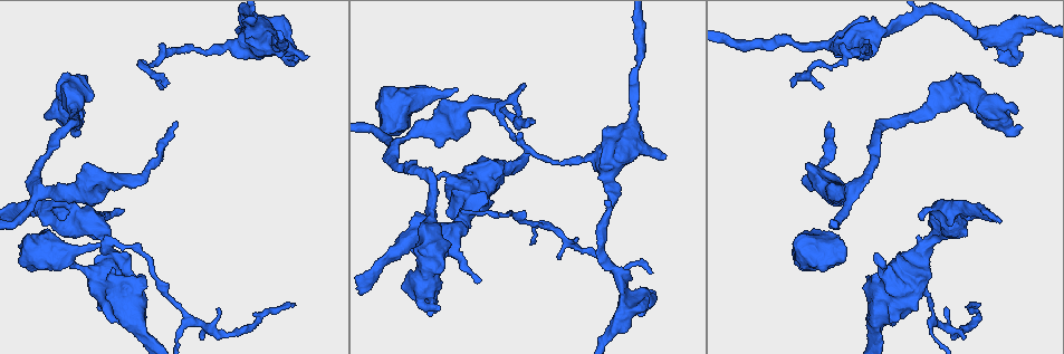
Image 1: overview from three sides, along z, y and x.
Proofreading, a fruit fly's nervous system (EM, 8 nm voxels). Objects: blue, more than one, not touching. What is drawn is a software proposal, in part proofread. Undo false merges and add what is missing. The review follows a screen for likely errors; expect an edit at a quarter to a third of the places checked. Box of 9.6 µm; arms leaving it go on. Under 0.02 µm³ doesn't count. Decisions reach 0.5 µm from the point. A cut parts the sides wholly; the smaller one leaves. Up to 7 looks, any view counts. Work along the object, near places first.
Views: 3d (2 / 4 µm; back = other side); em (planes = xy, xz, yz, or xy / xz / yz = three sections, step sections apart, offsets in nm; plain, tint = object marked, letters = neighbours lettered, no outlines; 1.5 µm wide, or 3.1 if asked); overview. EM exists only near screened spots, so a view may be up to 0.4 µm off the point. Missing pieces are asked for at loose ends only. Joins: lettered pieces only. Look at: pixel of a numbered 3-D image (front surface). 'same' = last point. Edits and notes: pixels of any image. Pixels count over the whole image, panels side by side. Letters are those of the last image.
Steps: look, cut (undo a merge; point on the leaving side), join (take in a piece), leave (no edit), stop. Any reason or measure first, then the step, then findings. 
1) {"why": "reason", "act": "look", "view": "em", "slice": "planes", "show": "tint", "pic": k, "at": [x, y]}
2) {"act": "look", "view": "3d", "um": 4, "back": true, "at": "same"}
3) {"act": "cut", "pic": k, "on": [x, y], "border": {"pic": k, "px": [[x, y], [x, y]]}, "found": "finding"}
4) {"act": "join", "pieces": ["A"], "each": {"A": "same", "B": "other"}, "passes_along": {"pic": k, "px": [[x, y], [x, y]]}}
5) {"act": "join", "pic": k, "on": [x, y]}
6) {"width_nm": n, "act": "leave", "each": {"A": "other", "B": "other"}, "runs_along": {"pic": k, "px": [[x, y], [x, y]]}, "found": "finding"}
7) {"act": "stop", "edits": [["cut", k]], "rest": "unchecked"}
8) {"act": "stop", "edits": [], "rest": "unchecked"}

{"why": "an open end", "act": "look", "view": "em", "slice": "yz", "step": 8, "show": "tint", "pic": 1, "at": [650, 271]}

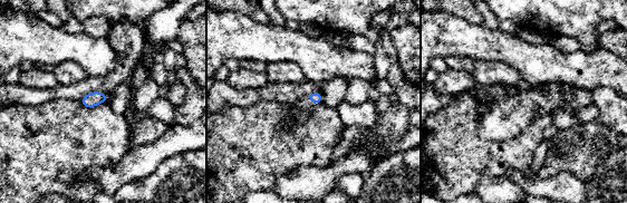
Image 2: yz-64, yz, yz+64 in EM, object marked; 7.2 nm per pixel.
{"act": "look", "view": "em", "slice": "planes", "show": "letters", "at": "same"}

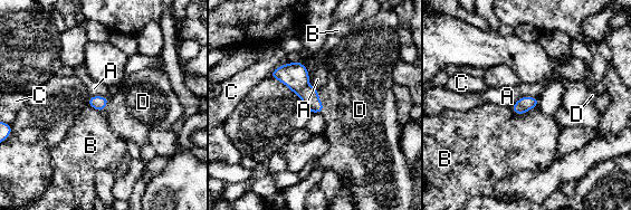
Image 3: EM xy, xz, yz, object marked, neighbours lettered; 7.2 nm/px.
{"longest_contact_nm": ["C", 240], "act": "join", "pieces": ["D"], "each": {"A": "other", "B": "other", "C": "other", "D": "same"}, "found": "the neuron continues"}

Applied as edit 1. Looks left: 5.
{"why": "redraw", "act": "look", "view": "overview"}

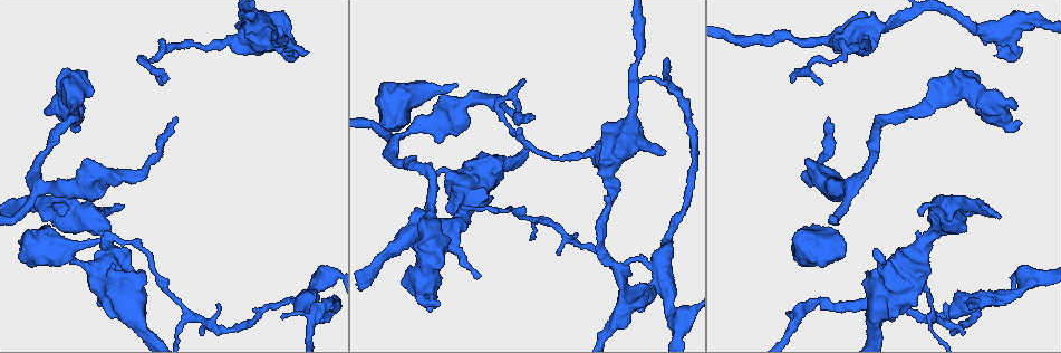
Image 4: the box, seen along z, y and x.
{"why": "tapers out", "act": "look", "view": "3d", "um": 2, "pic": 4, "at": [202, 334]}

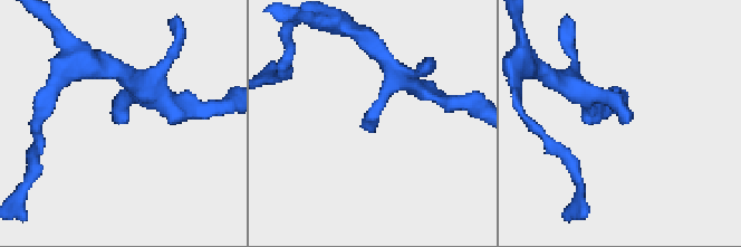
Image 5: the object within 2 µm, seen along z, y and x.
{"act": "look", "view": "em", "slice": "planes", "show": "letters", "pic": 5, "at": [364, 129]}

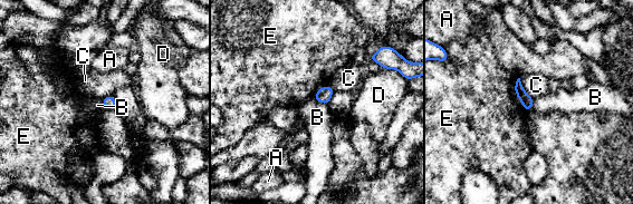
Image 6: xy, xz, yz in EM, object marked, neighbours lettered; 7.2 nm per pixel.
{"longest_contact_nm": ["E", 260], "act": "leave", "each": {"A": "other", "B": "other", "C": "other", "D": "other", "E": "other"}, "border": {"pic": 6, "px": [[313, 97], [327, 105]]}, "found": "none of them fits"}

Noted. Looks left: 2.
{"why": "branch stops here", "act": "look", "view": "em", "slice": "xy", "step": 8, "show": "tint", "pic": 4, "at": [456, 84]}

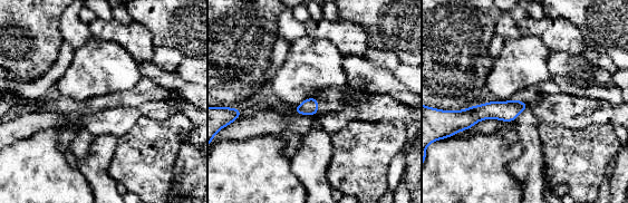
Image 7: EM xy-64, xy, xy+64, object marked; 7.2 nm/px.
{"act": "look", "view": "em", "slice": "xy", "step": 8, "show": "letters", "at": "same"}

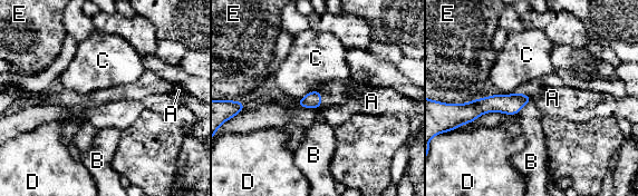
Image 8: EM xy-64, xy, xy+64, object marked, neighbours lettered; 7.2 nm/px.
{"act": "join", "pieces": ["A"], "each": {"A": "same", "B": "other", "C": "other", "D": "other", "E": "other"}, "passes_along": {"pic": 8, "px": [[312, 99], [320, 99], [335, 92]]}, "found": "the neuron continues"}

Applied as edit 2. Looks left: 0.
{"act": "stop", "edits": [["join", 3], ["join", 8]], "rest": "unchecked"}

